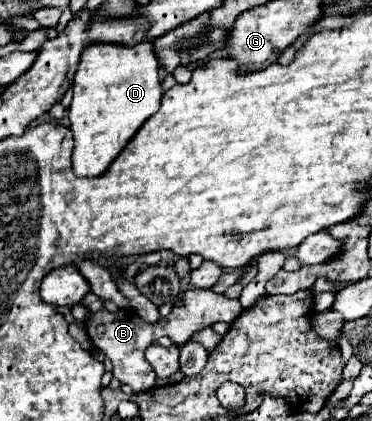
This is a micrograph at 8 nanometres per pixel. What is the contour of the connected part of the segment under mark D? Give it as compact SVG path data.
M152 42L136 46L92 44L84 50L74 76L74 98L68 108L74 136L72 170L76 176L96 178L124 150L140 126L160 108L158 102L158 58Z

